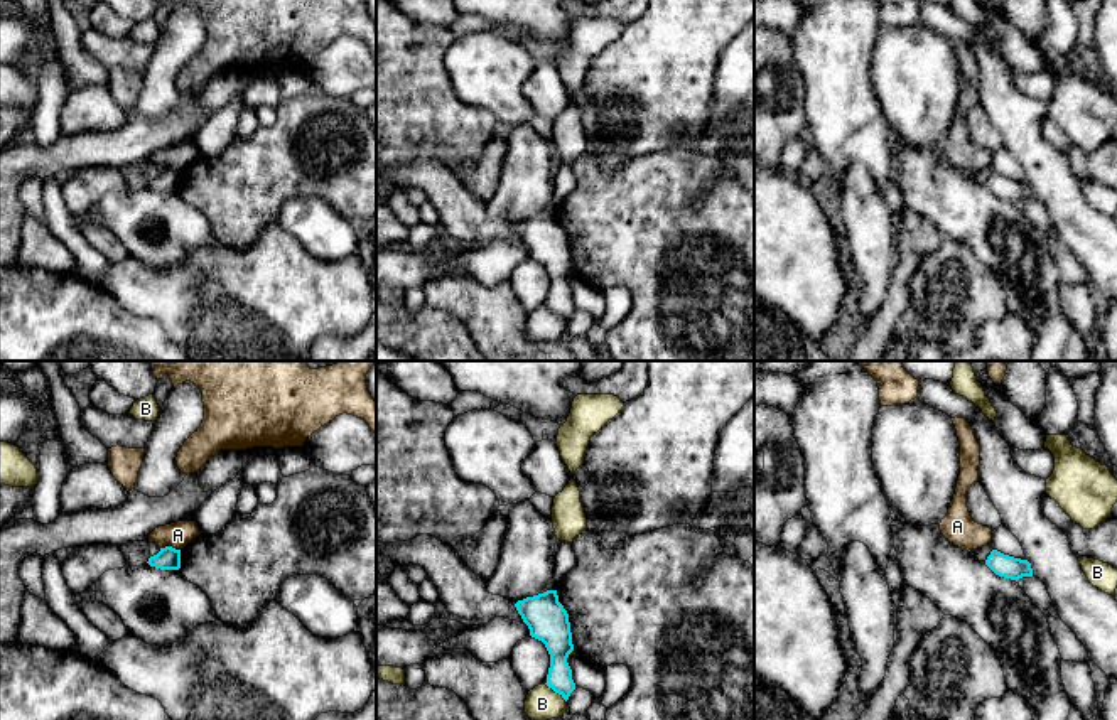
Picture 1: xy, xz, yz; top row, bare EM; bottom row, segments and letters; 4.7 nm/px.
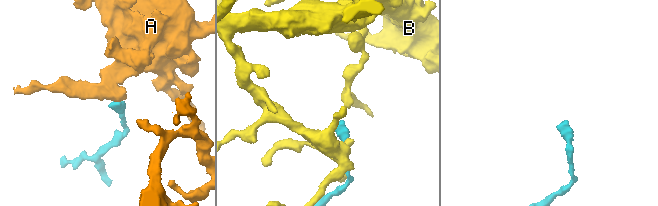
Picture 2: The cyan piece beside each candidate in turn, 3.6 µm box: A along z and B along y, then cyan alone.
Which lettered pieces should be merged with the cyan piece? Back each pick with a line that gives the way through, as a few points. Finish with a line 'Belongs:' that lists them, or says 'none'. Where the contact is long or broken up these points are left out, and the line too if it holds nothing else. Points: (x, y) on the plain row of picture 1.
Belongs: none

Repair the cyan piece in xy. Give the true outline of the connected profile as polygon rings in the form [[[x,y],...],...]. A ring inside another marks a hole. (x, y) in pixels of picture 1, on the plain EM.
[[[172,169],[160,170],[160,174],[150,179],[147,185],[160,192],[179,192],[181,172],[175,172]]]

